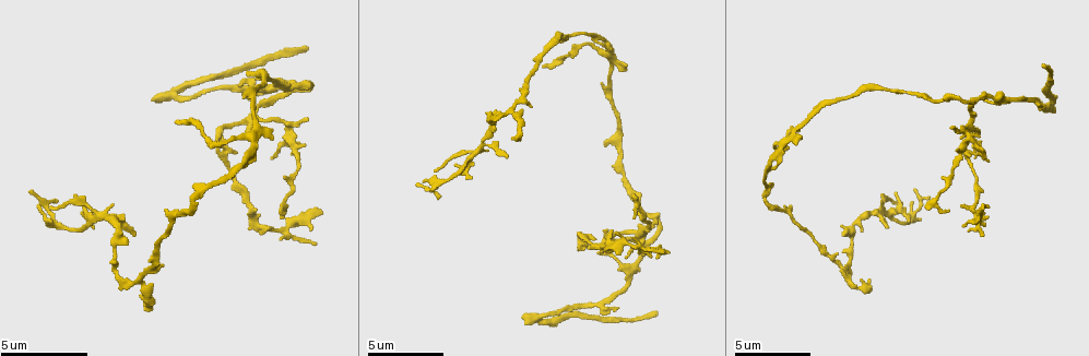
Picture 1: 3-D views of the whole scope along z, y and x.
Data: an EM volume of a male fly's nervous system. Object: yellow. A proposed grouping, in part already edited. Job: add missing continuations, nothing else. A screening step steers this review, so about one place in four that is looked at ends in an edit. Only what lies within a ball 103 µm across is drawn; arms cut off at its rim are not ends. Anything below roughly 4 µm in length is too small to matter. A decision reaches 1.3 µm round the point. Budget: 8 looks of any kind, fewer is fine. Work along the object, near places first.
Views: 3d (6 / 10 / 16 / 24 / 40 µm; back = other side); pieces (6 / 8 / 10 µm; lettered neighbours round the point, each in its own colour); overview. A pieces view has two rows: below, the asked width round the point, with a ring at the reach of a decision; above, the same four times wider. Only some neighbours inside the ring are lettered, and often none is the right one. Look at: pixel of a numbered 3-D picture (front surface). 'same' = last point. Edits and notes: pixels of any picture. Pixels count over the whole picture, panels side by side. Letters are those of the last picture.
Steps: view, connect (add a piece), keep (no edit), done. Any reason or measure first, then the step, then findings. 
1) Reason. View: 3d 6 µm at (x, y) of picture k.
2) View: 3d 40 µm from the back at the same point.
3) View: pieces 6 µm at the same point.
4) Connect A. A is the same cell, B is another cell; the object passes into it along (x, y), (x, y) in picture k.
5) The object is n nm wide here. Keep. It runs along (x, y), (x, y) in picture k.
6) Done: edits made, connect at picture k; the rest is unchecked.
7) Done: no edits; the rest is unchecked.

An open end. View: 3d 6 µm at (516, 141) of picture 1.

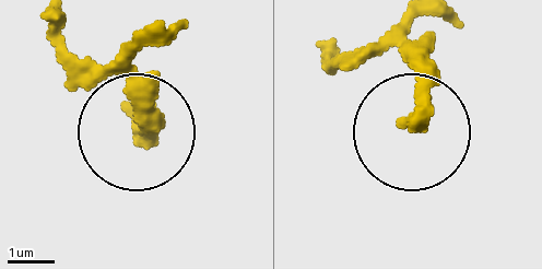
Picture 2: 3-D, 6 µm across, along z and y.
View: pieces 10 µm at (415, 126) of picture 2.

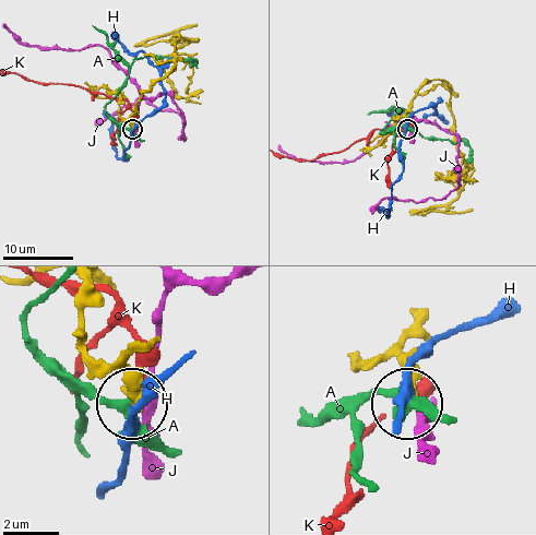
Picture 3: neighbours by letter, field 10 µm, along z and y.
Keep. A, H, J and K are other cells; no lettered piece goes on from it.

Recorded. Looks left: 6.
Free end. View: 3d 6 µm at (504, 154) of picture 1.

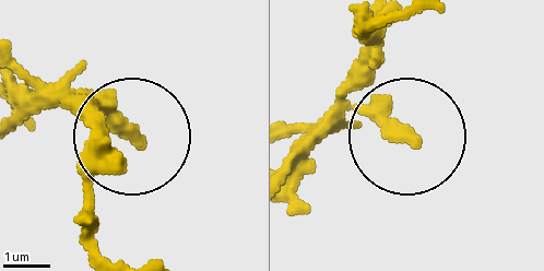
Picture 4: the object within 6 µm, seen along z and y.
View: pieces 10 µm at (138, 140) of picture 4.

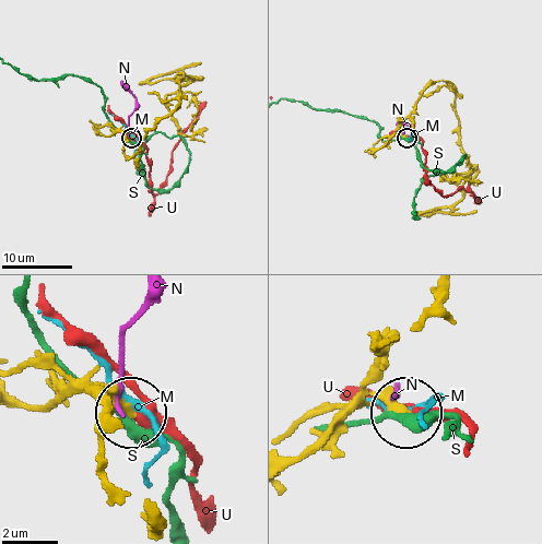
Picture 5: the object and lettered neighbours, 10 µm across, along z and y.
Keep. M, N, S and U are other cells; no lettered piece goes on from it.

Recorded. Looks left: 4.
Branch stops here. View: pieces 6 µm at (239, 81) of picture 1.

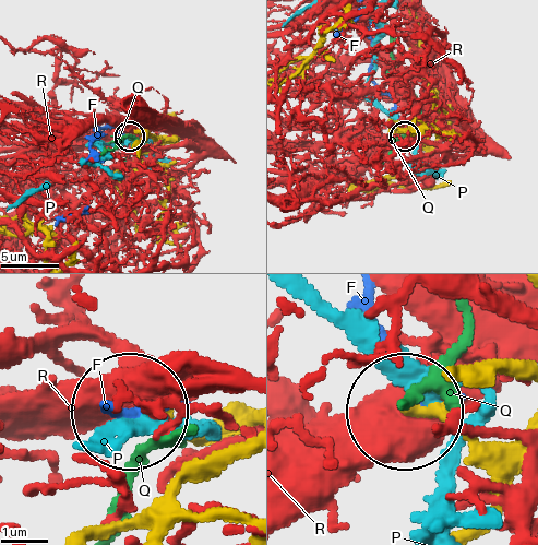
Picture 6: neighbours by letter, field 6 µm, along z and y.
Keep. F, P, Q and R are other cells; no lettered piece goes on from it.

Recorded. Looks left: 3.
Free end. View: pieces 10 µm at (154, 100) of picture 1.

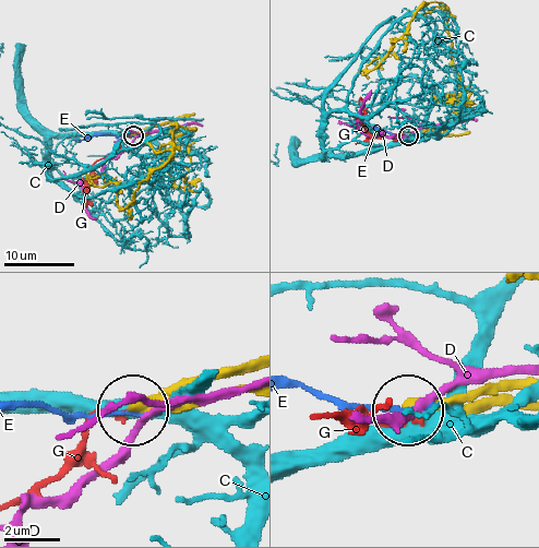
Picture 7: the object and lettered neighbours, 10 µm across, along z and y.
Keep. C, D, E and G are other cells; it runs along (251, 393), (134, 405) in picture 7; no lettered piece goes on from it.

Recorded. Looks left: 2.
Done: no edits; the rest is unchecked.

